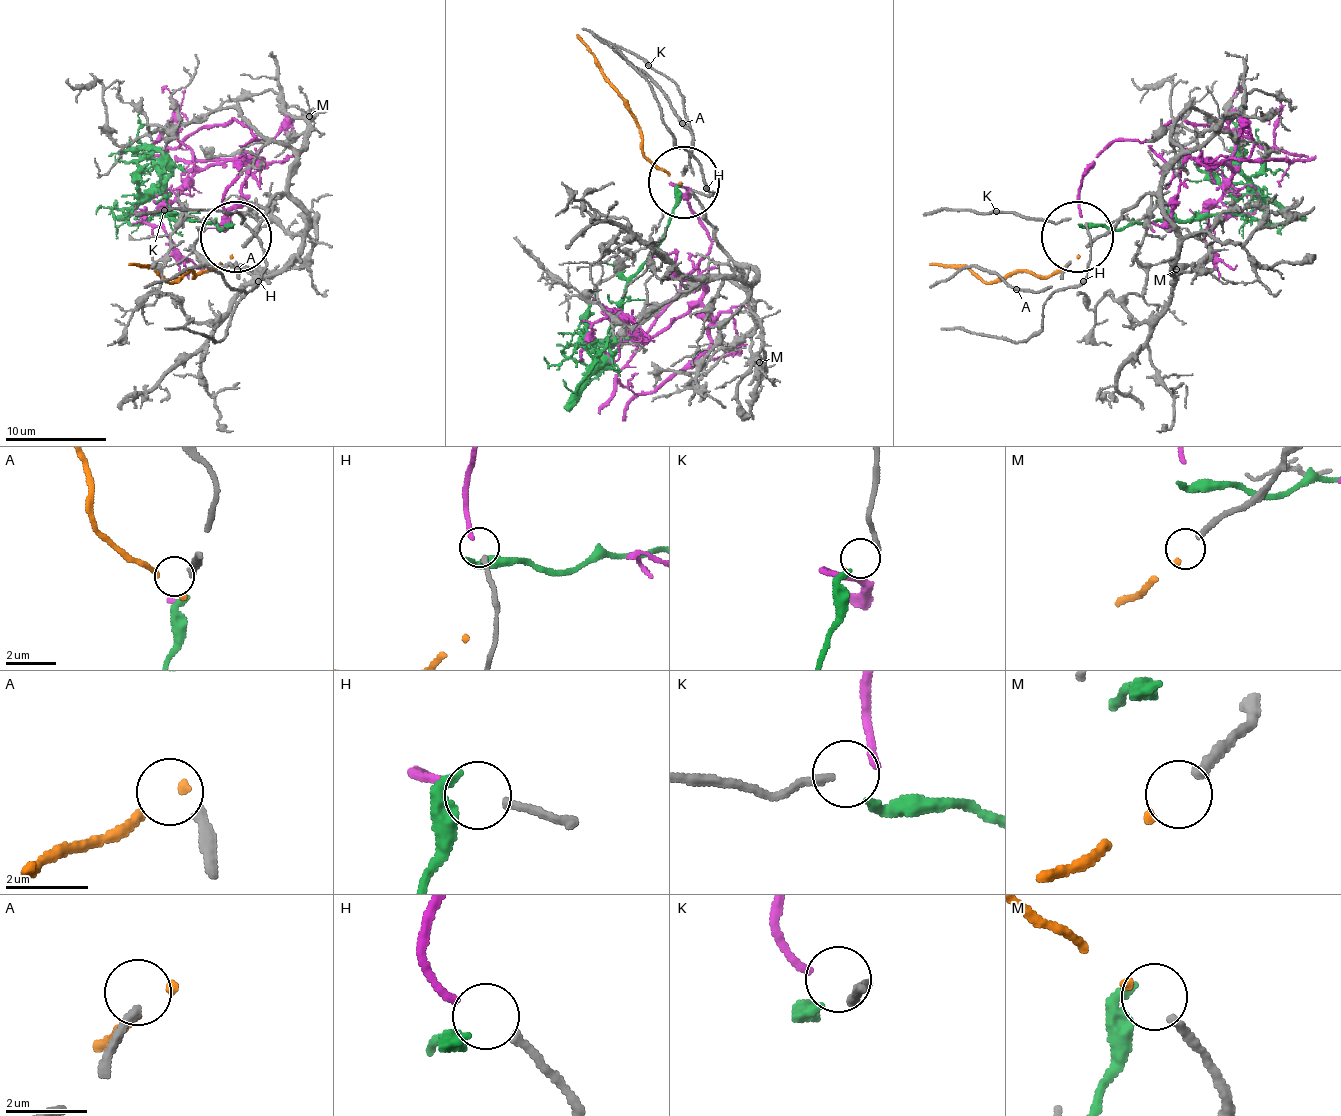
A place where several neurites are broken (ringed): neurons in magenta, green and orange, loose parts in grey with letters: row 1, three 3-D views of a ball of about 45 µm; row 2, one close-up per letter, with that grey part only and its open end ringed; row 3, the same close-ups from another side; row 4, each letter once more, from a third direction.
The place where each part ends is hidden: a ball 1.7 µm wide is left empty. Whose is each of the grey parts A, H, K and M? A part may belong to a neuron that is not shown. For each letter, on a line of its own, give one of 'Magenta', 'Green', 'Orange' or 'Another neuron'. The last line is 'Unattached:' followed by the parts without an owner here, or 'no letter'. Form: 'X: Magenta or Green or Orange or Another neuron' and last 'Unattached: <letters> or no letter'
A: Another neuron
H: Magenta
K: Green
M: Orange
Unattached: A

